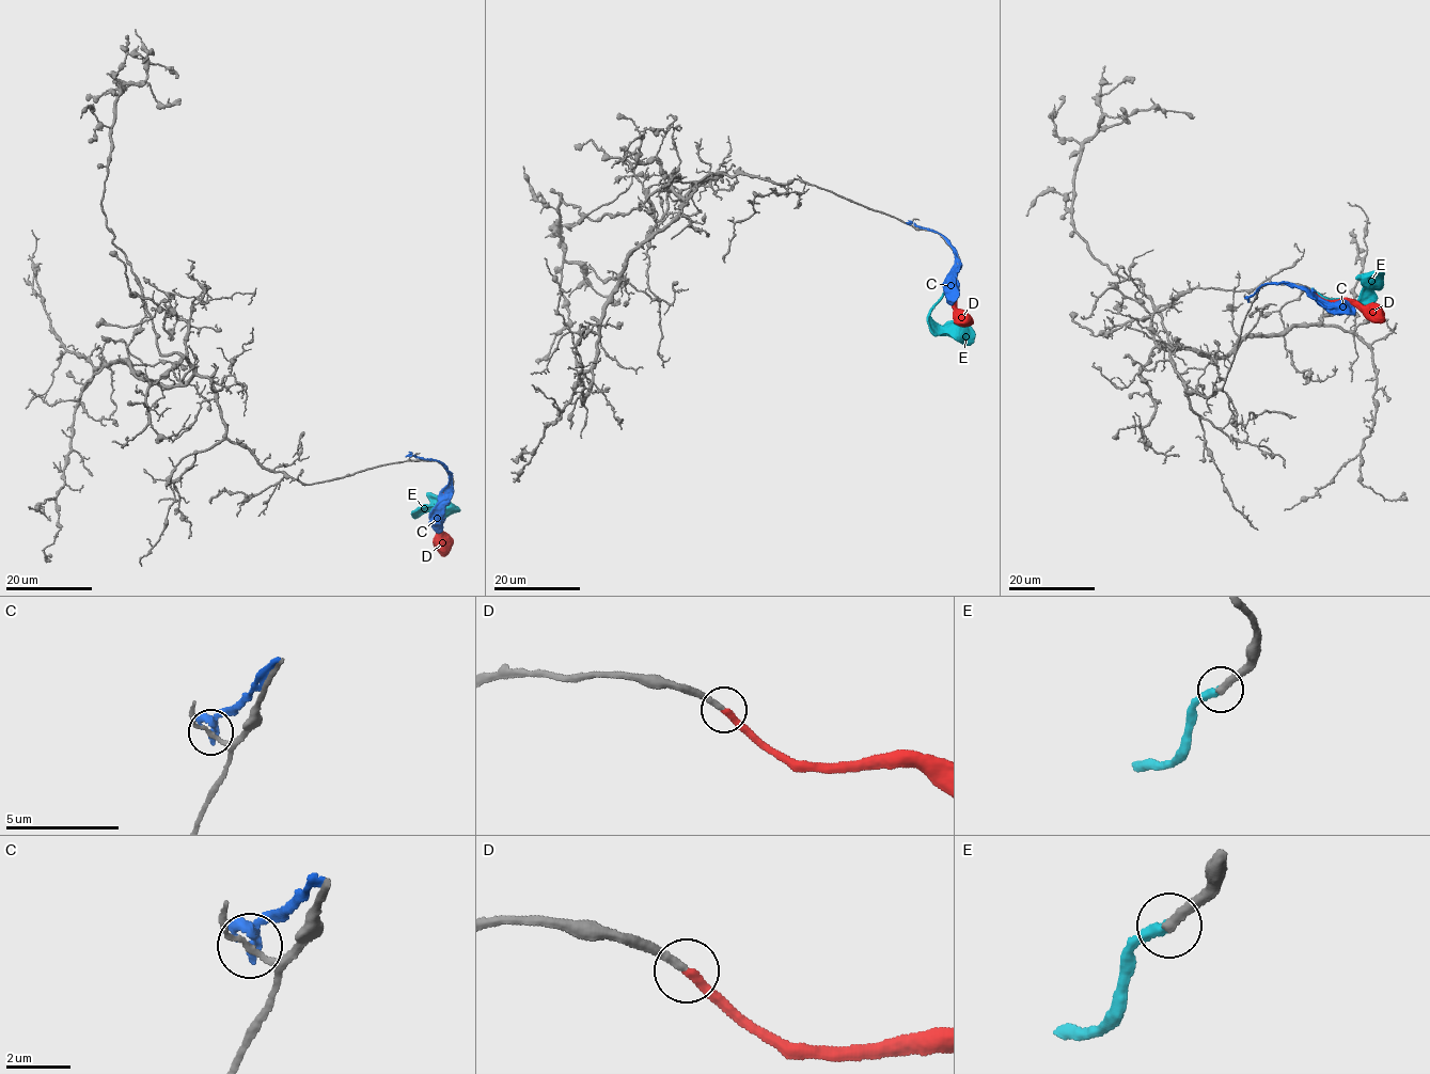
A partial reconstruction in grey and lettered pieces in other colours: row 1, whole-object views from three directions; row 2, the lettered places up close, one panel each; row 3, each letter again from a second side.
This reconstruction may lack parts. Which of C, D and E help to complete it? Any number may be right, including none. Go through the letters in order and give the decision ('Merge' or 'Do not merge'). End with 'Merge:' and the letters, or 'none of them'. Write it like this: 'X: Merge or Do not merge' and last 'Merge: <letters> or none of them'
C: Do not merge
D: Merge
E: Do not merge
Merge: D

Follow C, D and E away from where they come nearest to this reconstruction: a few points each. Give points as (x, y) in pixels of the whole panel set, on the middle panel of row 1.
C: (910, 222), (937, 231), (953, 250), (955, 301)
D: (954, 272), (951, 278), (954, 309), (965, 315), (967, 322)
E: (955, 273), (930, 315), (940, 329), (968, 336), (973, 343)

